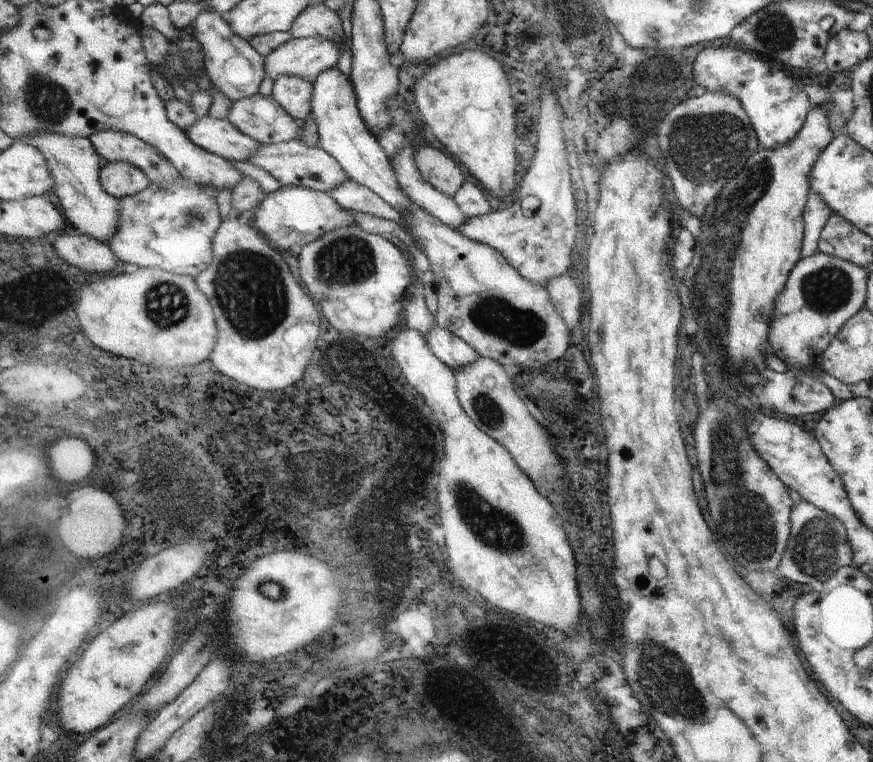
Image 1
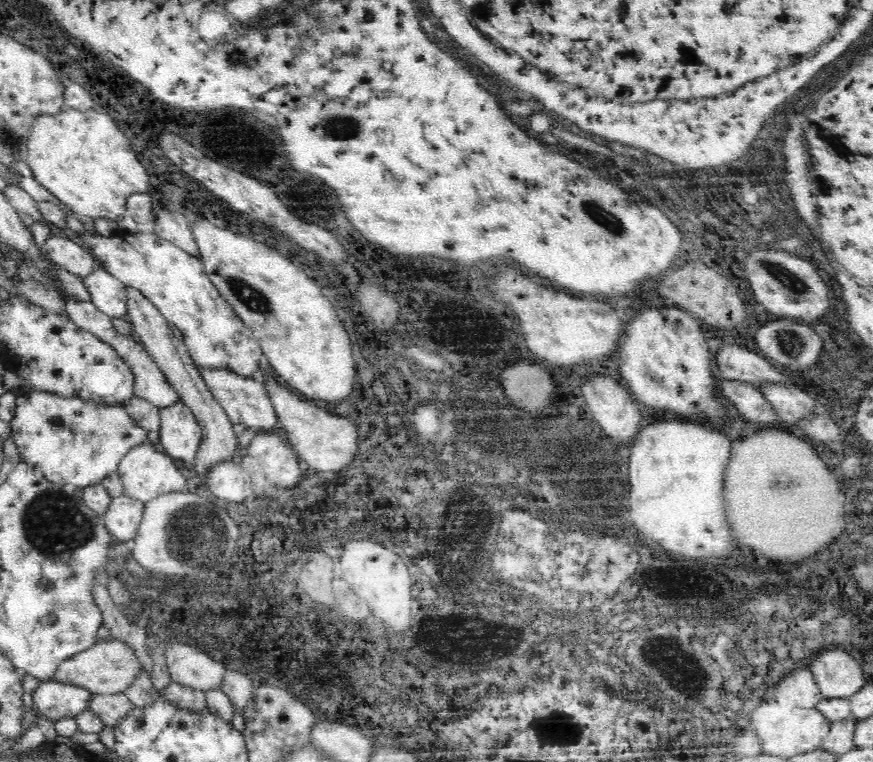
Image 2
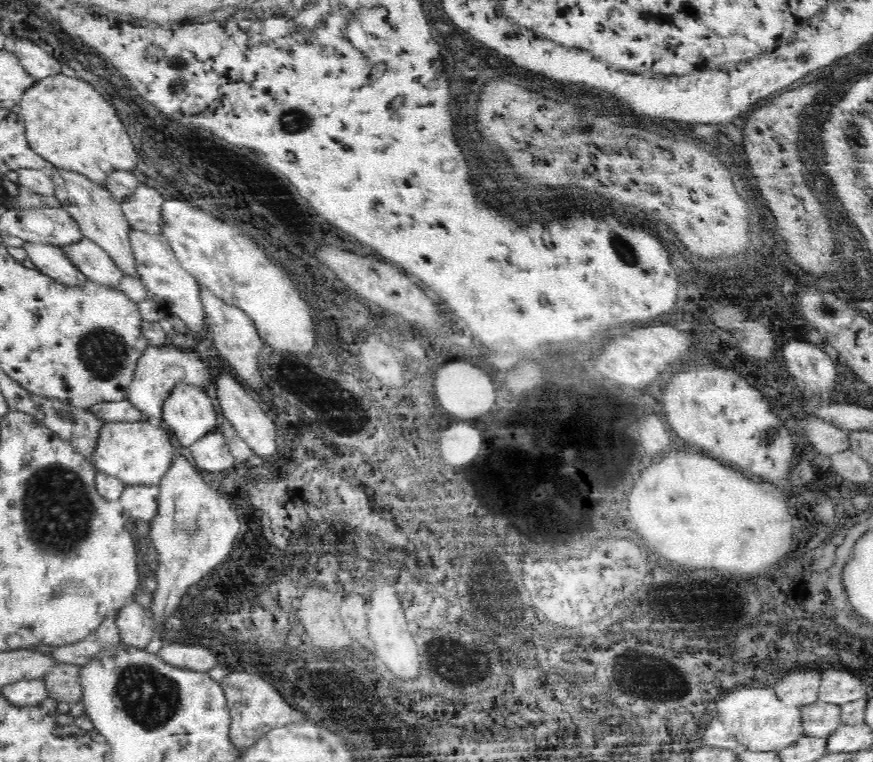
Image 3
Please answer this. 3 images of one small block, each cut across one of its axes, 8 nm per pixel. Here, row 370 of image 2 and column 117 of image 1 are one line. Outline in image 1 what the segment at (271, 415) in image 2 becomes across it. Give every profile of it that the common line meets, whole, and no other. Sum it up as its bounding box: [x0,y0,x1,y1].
[23,132,123,244]

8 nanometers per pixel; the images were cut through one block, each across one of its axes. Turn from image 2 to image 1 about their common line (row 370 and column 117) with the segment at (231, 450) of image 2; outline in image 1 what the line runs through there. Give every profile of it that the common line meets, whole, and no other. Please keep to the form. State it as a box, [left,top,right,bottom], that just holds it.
[101,162,151,202]

